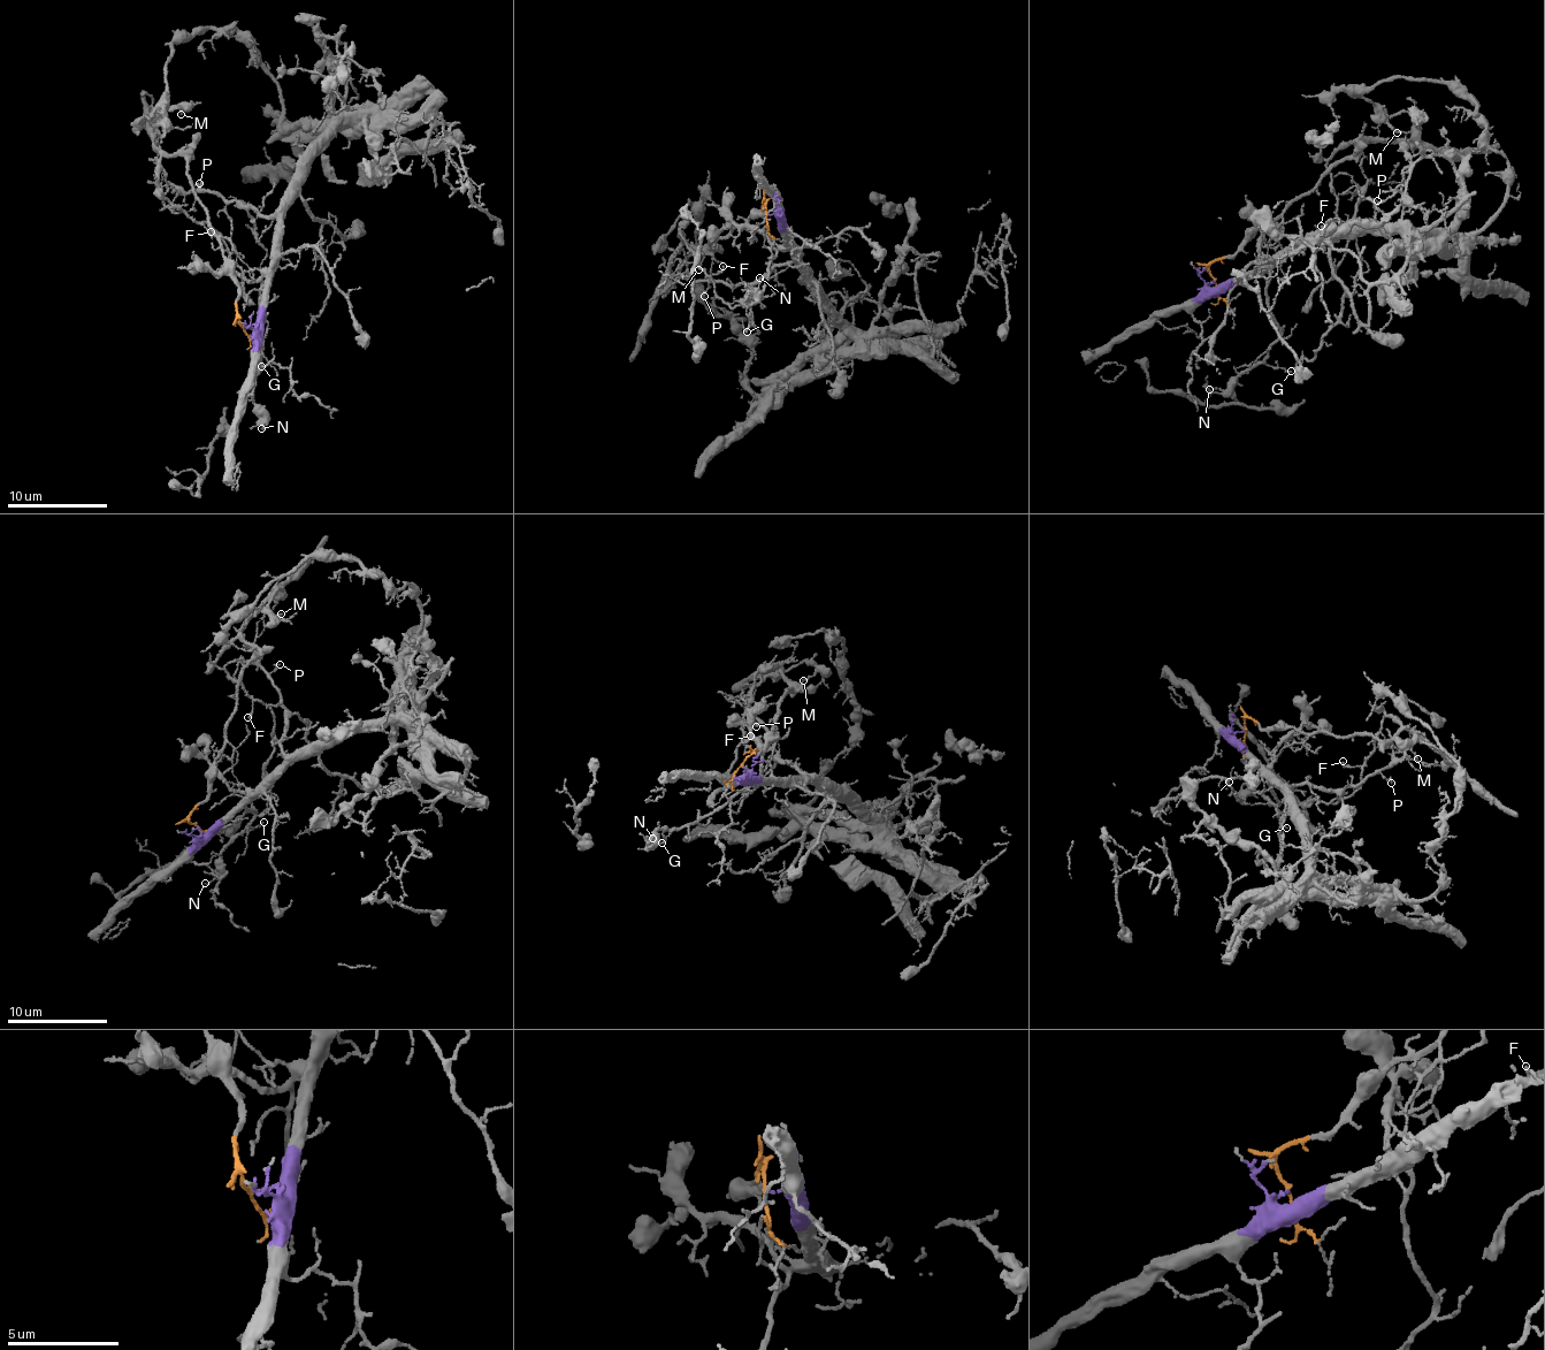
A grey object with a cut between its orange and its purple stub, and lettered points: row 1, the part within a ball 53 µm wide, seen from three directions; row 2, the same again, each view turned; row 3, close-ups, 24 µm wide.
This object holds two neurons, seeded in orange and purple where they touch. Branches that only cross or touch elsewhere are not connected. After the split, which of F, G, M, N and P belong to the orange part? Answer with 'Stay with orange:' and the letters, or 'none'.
Stay with orange: F, M

